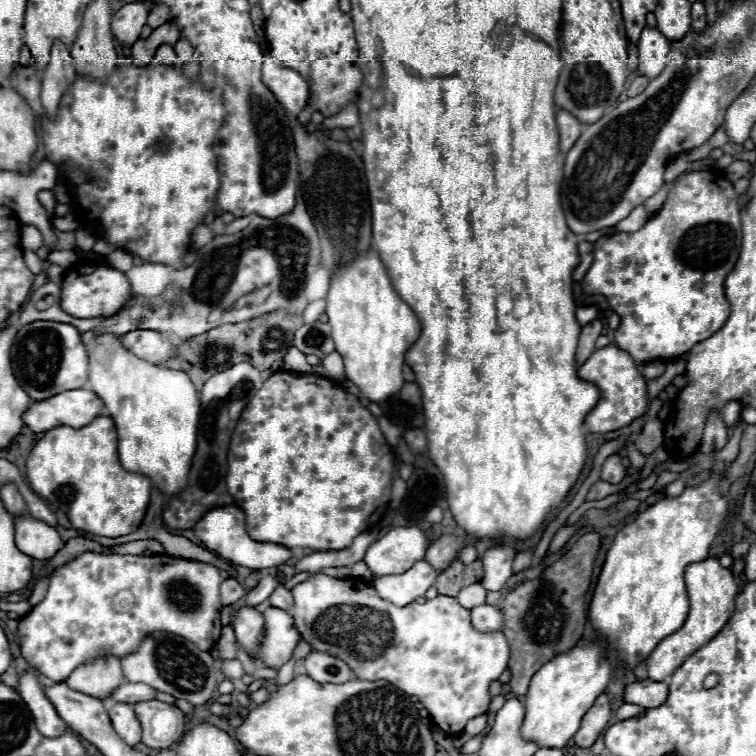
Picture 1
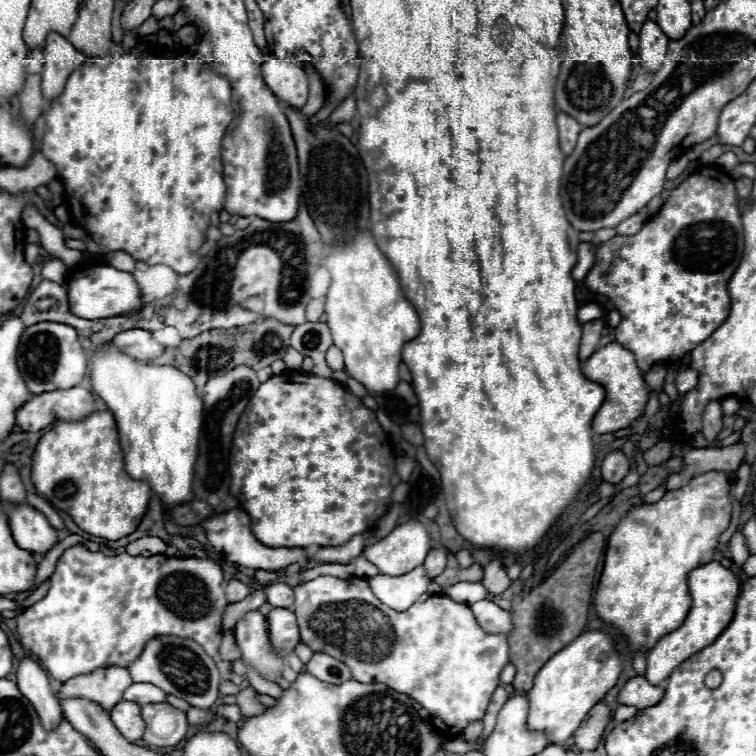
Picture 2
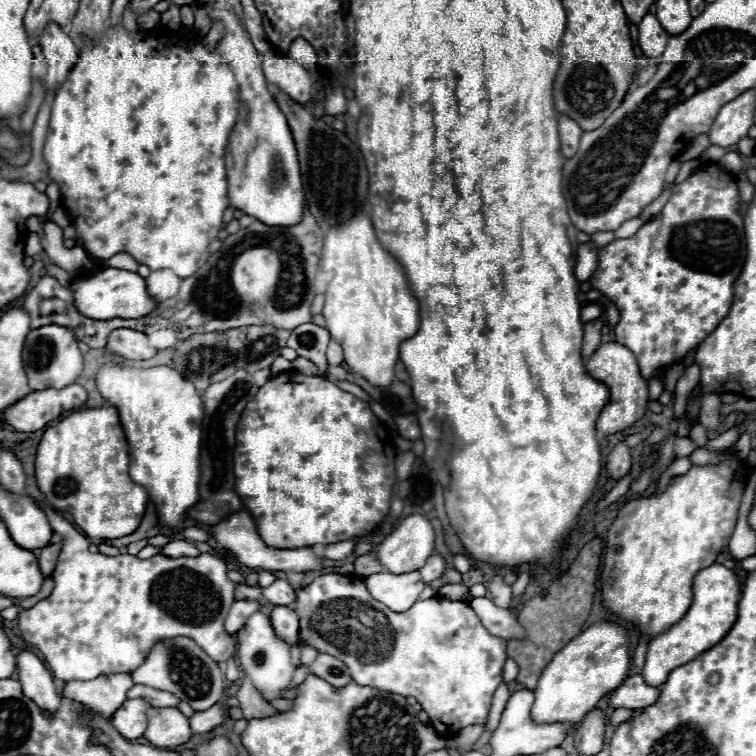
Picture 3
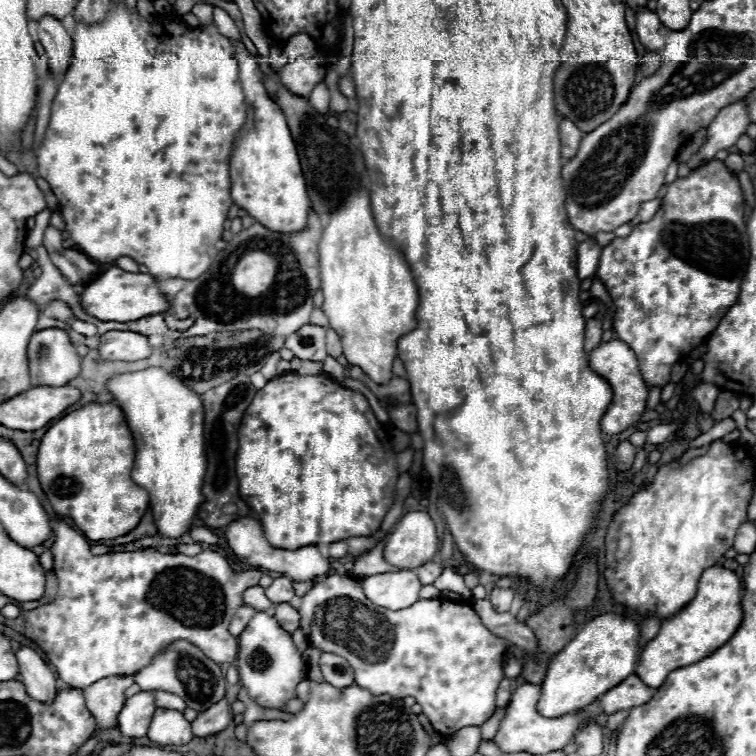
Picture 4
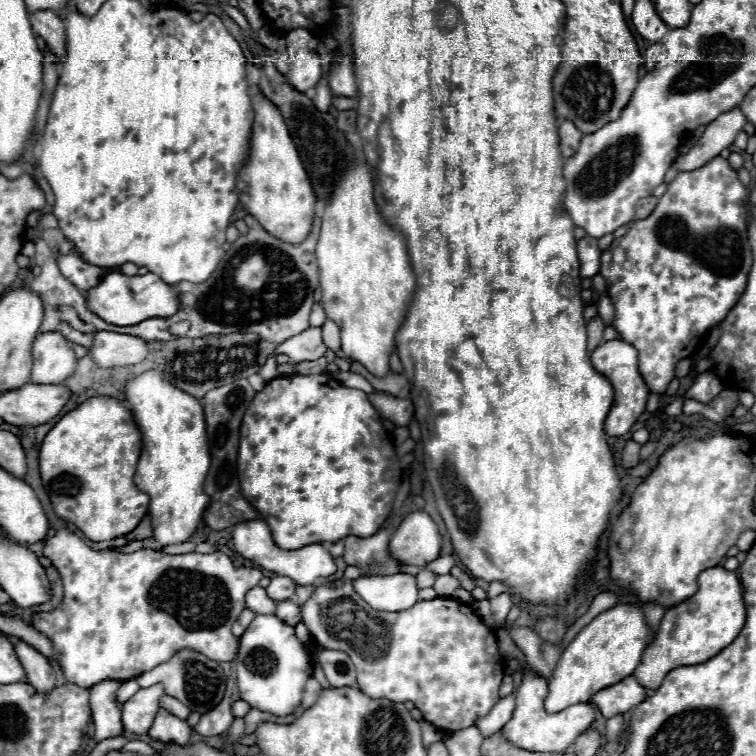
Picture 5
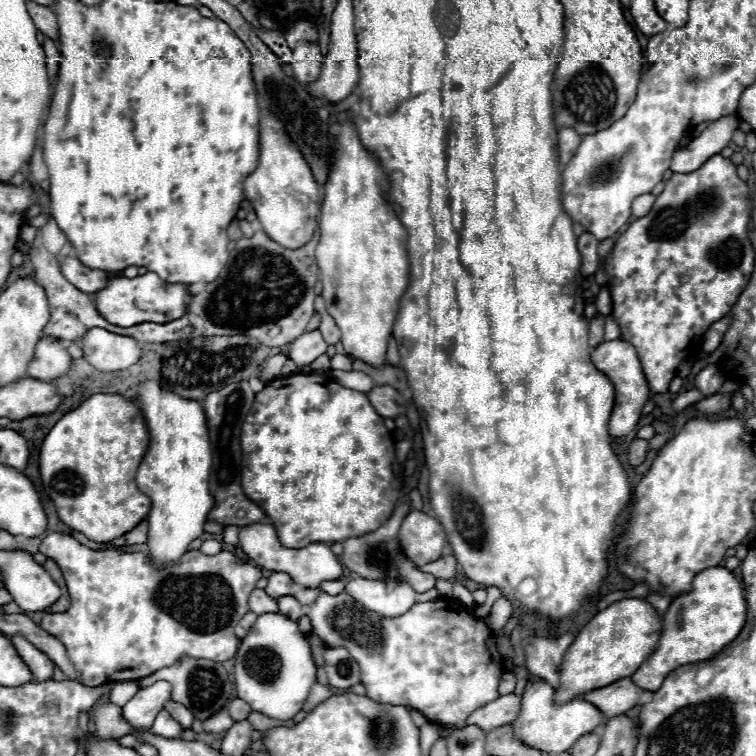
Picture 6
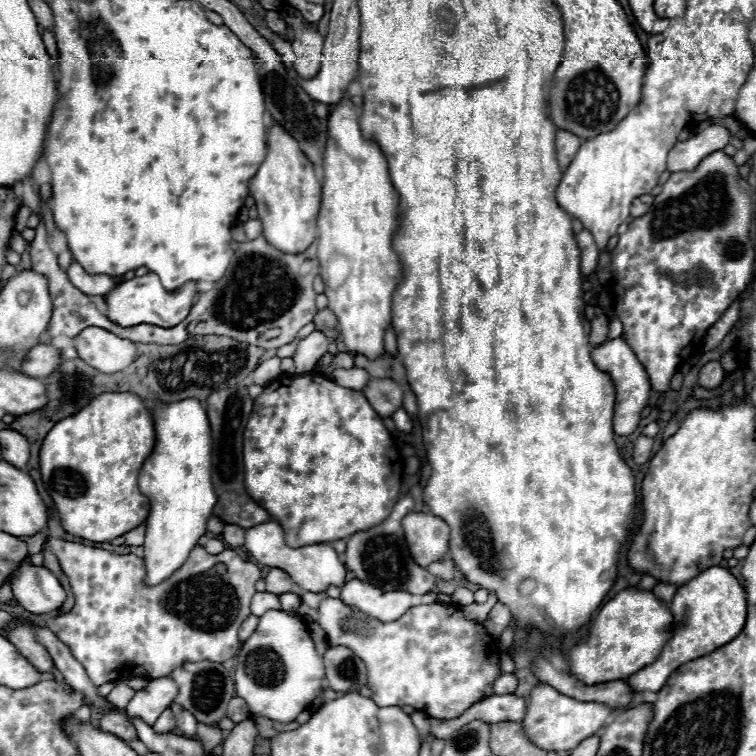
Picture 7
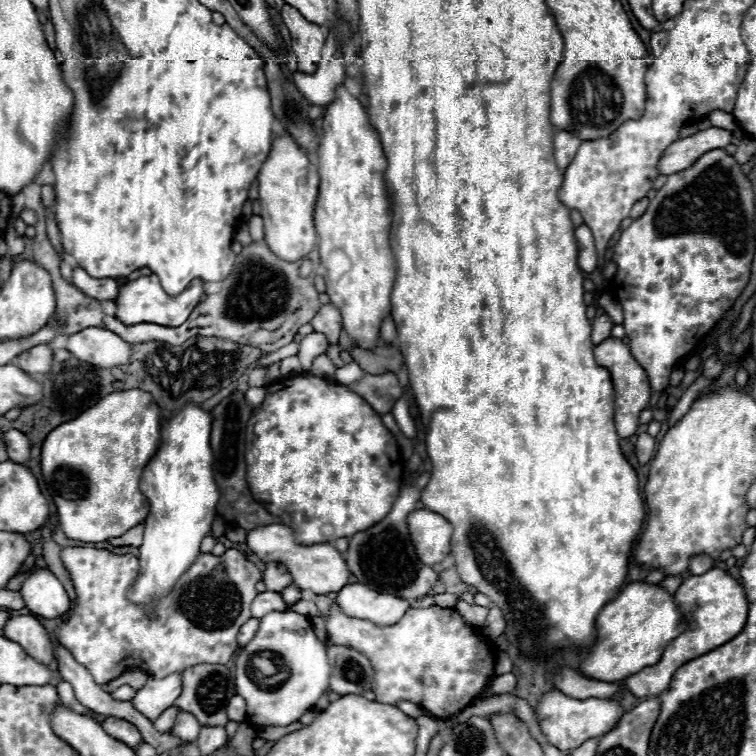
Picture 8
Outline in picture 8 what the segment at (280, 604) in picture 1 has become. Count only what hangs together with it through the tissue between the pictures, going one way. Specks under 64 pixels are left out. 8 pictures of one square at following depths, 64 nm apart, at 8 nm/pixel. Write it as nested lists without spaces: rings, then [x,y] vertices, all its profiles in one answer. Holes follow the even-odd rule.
[[[272,562],[272,564],[266,566],[266,572],[264,572],[264,584],[266,584],[266,588],[272,590],[272,592],[282,592],[286,586],[292,584],[292,576],[288,574],[286,566]]]

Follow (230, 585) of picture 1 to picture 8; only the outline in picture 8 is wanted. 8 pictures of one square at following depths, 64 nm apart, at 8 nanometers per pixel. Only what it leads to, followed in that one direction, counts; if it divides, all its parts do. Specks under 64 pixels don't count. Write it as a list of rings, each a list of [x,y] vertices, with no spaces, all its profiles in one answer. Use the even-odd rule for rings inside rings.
[[[262,592],[252,602],[252,616],[254,618],[262,618],[268,612],[274,612],[274,610],[276,612],[286,610],[286,604],[284,604],[284,600],[282,600],[282,596],[278,592]]]

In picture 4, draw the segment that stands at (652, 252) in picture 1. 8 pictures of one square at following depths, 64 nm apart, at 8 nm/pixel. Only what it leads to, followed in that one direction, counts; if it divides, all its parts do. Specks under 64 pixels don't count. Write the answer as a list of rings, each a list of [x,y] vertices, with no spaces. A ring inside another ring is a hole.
[[[710,160],[692,170],[686,178],[678,178],[668,186],[662,206],[652,220],[638,224],[630,236],[614,238],[602,248],[594,278],[606,286],[614,302],[614,332],[618,340],[626,342],[636,352],[640,372],[648,386],[666,386],[670,382],[670,368],[692,348],[702,344],[736,302],[740,280],[750,258],[742,202],[744,198],[738,178],[722,160]]]

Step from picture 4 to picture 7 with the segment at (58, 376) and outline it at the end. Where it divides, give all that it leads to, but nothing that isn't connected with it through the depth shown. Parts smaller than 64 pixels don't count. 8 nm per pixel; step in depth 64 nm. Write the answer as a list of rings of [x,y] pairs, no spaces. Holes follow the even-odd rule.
[[[40,342],[36,344],[28,358],[24,360],[22,364],[22,370],[26,376],[32,376],[32,378],[46,378],[50,376],[52,372],[56,372],[56,368],[62,364],[62,356],[60,356],[60,350],[54,348],[52,344],[48,342]]]

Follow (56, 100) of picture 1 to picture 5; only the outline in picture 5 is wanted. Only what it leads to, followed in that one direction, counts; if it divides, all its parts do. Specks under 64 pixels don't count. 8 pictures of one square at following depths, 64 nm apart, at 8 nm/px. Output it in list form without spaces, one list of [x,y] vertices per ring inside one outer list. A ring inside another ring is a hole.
[[[40,10],[36,14],[30,14],[32,28],[38,36],[44,38],[46,46],[56,58],[56,64],[64,62],[64,52],[66,52],[66,36],[64,36],[64,22],[60,16],[56,16],[50,10]]]

